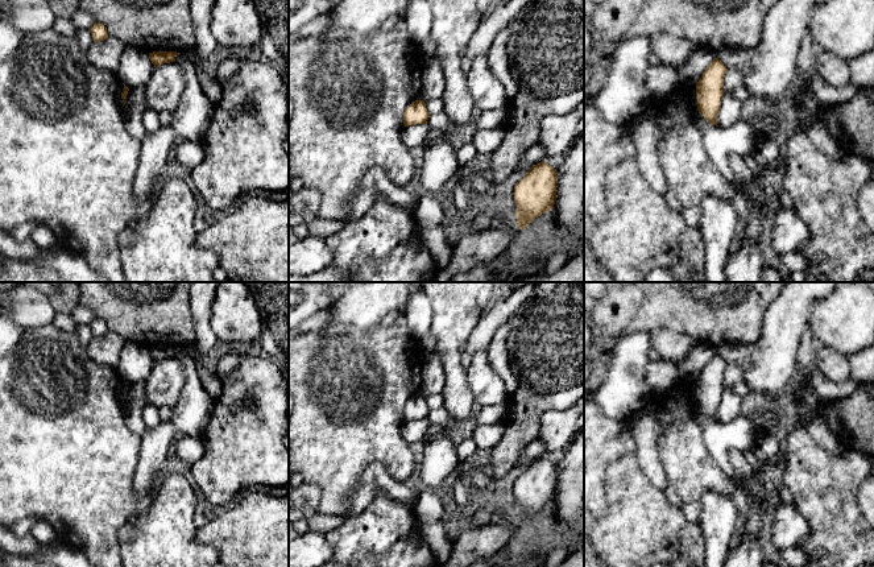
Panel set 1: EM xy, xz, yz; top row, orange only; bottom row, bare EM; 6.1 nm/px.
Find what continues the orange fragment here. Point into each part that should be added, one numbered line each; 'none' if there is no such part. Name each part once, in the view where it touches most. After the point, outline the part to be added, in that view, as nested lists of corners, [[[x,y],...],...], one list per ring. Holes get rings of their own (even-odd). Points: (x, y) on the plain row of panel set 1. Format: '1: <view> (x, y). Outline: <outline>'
none

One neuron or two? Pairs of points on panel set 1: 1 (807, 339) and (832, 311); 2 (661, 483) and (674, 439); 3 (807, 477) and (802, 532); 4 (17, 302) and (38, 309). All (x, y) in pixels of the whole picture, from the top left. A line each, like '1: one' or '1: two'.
1: two
2: two
3: two
4: one

